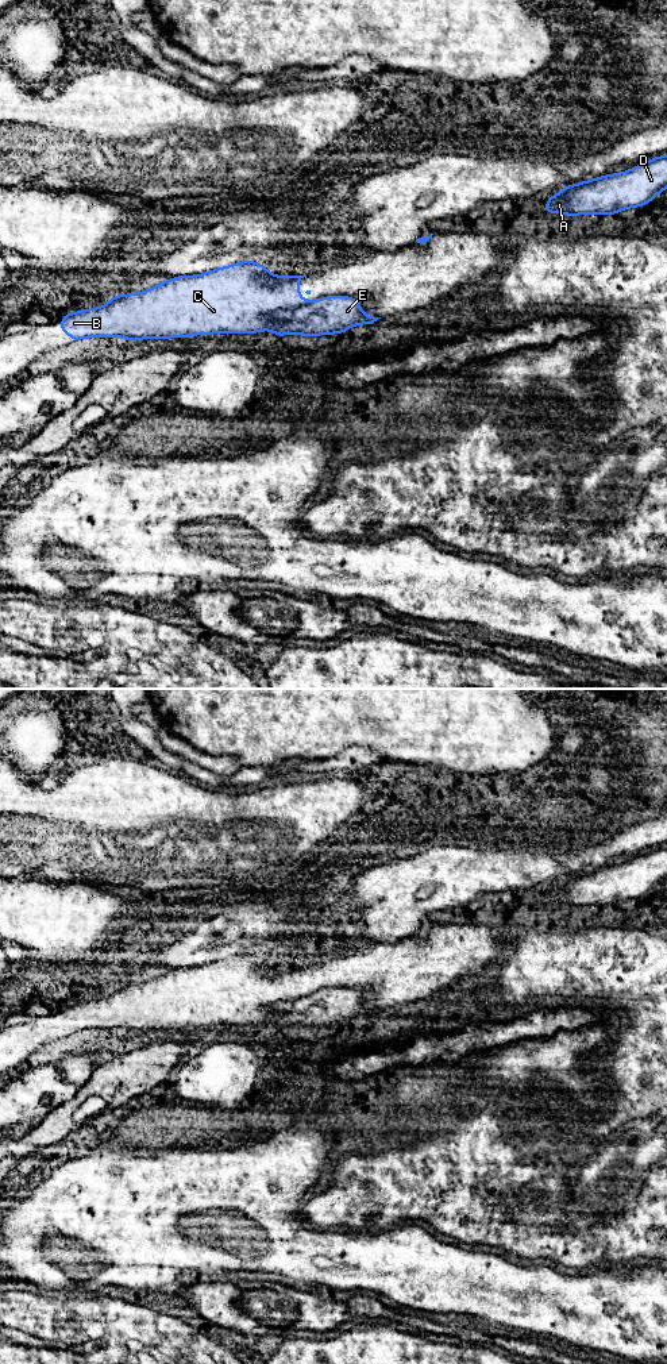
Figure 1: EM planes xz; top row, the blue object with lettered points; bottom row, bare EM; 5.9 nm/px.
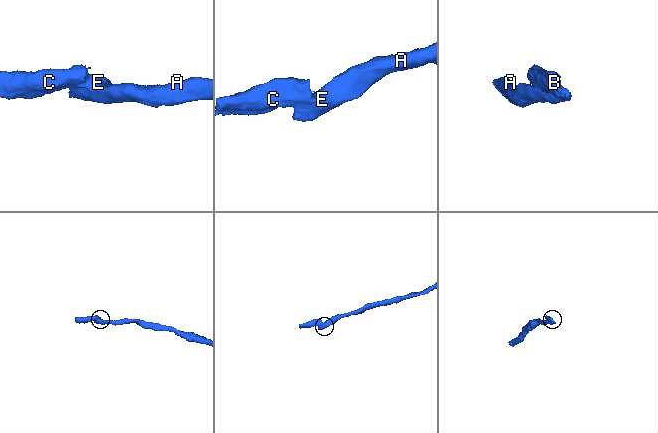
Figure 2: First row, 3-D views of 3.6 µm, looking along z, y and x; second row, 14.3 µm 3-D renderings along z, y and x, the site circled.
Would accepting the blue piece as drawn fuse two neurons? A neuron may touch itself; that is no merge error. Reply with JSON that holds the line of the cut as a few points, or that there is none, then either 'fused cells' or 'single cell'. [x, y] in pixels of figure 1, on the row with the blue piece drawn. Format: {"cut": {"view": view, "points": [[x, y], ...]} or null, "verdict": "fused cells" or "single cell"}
{"cut": {"view": "xz", "points": [[311, 301], [288, 311], [281, 311], [278, 322], [270, 328]]}, "verdict": "fused cells"}

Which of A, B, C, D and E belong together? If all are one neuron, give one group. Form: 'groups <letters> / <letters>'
groups A D E / B C

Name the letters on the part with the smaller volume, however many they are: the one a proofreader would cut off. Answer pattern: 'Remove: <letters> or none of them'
Remove: B, C

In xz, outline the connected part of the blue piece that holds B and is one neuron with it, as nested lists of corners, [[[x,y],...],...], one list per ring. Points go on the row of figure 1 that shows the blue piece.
[[[252,259],[213,269],[196,276],[165,280],[149,290],[119,294],[99,308],[89,308],[61,317],[61,334],[72,335],[72,343],[85,338],[169,339],[193,335],[257,334],[271,330],[279,312],[289,312],[311,301],[300,297],[304,276],[281,277]]]

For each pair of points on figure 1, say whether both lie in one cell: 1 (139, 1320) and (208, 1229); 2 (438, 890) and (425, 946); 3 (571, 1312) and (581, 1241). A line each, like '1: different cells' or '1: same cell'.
1: different cells
2: different cells
3: different cells

